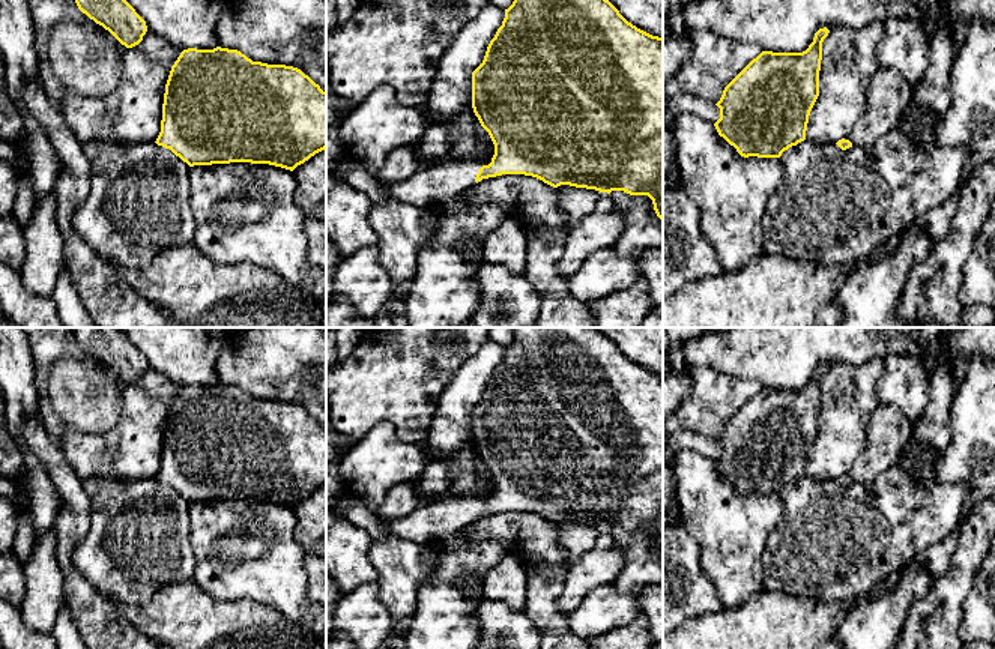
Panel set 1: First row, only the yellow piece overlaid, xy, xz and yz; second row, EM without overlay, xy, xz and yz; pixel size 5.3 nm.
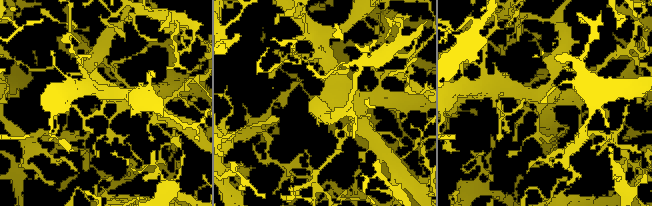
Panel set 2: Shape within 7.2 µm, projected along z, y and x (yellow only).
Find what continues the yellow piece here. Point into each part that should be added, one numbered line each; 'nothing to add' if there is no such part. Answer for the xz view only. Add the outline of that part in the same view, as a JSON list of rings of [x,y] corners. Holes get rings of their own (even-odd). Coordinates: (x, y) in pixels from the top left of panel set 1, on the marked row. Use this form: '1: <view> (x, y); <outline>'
1: xz (429, 185); [[[445,162],[419,168],[410,179],[382,183],[391,198],[430,209],[434,203],[458,195],[476,185],[479,162]]]

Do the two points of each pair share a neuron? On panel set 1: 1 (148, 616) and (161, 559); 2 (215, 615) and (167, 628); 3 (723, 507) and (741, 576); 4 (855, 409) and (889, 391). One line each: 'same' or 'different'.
1: different
2: same
3: same
4: different

